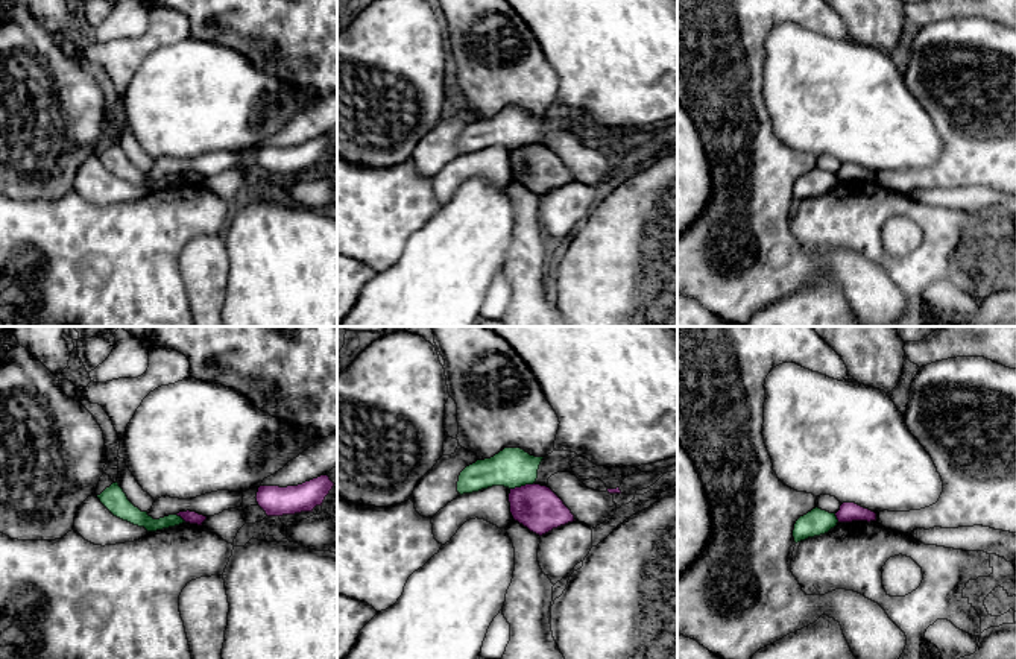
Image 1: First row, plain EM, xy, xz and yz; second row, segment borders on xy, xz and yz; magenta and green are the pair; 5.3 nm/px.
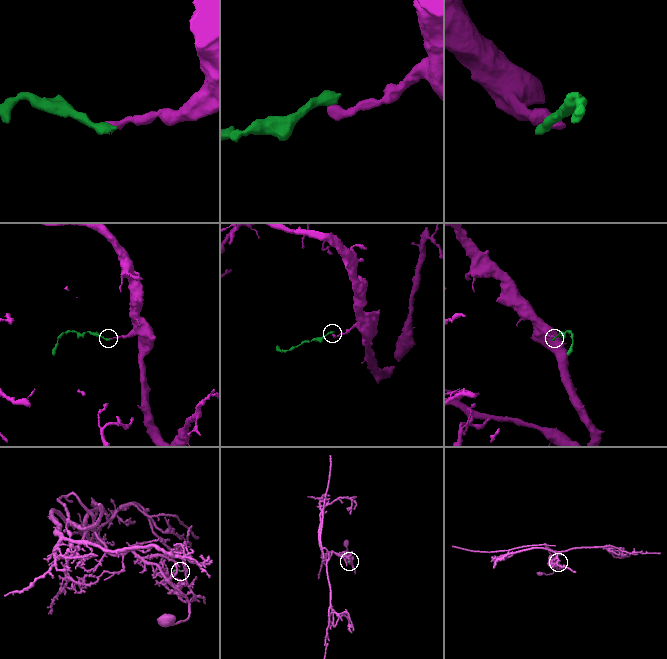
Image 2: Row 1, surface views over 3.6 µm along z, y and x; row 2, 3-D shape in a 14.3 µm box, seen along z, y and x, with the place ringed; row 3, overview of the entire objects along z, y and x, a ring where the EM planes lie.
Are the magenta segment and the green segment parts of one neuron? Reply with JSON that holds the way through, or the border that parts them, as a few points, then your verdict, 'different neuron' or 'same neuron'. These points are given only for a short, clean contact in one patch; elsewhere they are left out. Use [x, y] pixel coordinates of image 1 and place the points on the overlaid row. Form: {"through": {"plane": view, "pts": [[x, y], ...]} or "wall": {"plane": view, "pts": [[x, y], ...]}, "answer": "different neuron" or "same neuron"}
{"wall": {"plane": "xz", "pts": [[533, 482], [511, 489]]}, "answer": "different neuron"}

